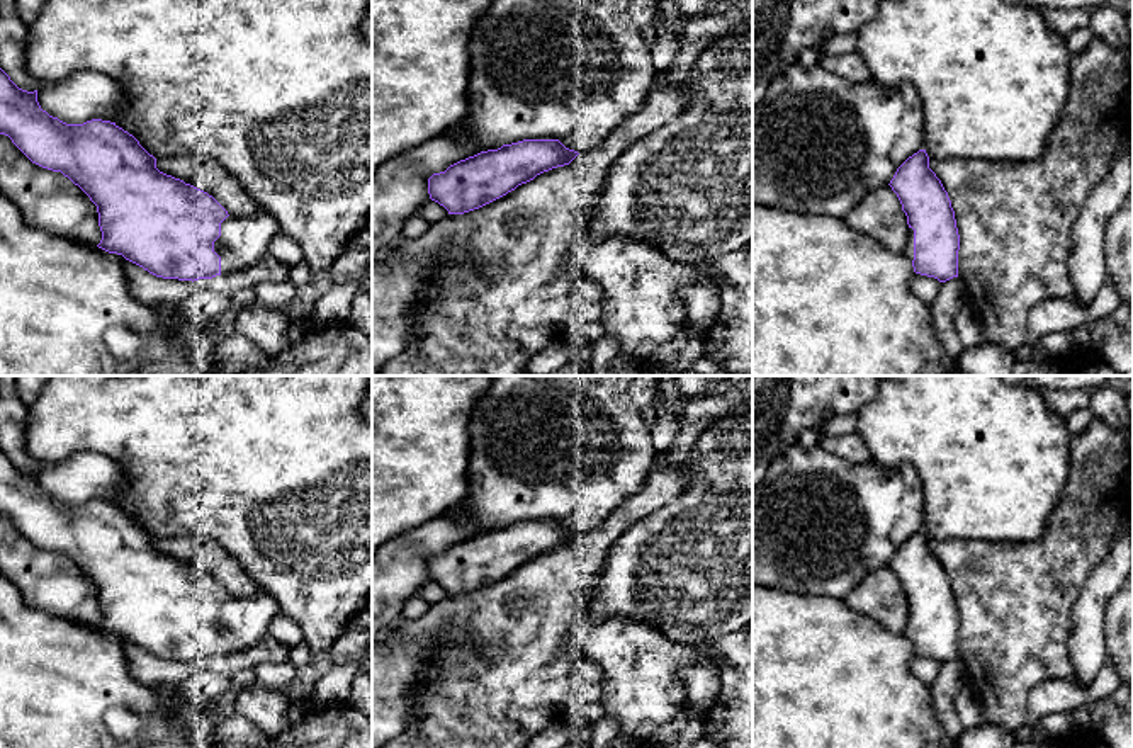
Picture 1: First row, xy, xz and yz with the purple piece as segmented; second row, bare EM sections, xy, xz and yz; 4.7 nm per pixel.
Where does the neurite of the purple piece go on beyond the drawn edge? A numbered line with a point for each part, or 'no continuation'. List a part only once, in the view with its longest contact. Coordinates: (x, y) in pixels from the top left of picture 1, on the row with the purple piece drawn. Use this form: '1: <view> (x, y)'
1: xy (245, 240)

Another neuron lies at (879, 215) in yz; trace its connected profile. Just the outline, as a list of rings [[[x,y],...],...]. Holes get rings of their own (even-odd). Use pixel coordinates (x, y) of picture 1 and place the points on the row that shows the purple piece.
[[[880,185],[844,218],[854,231],[871,236],[887,250],[904,253],[909,240],[907,216],[890,185]]]

